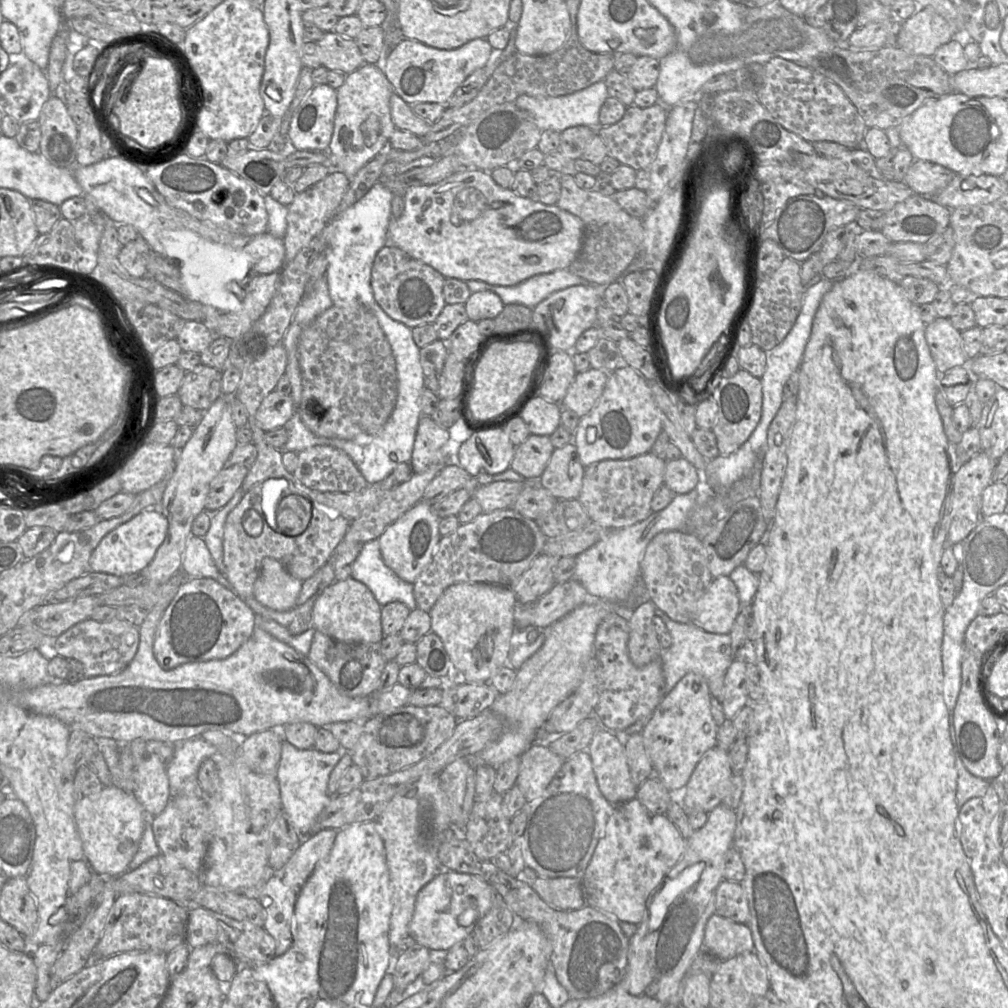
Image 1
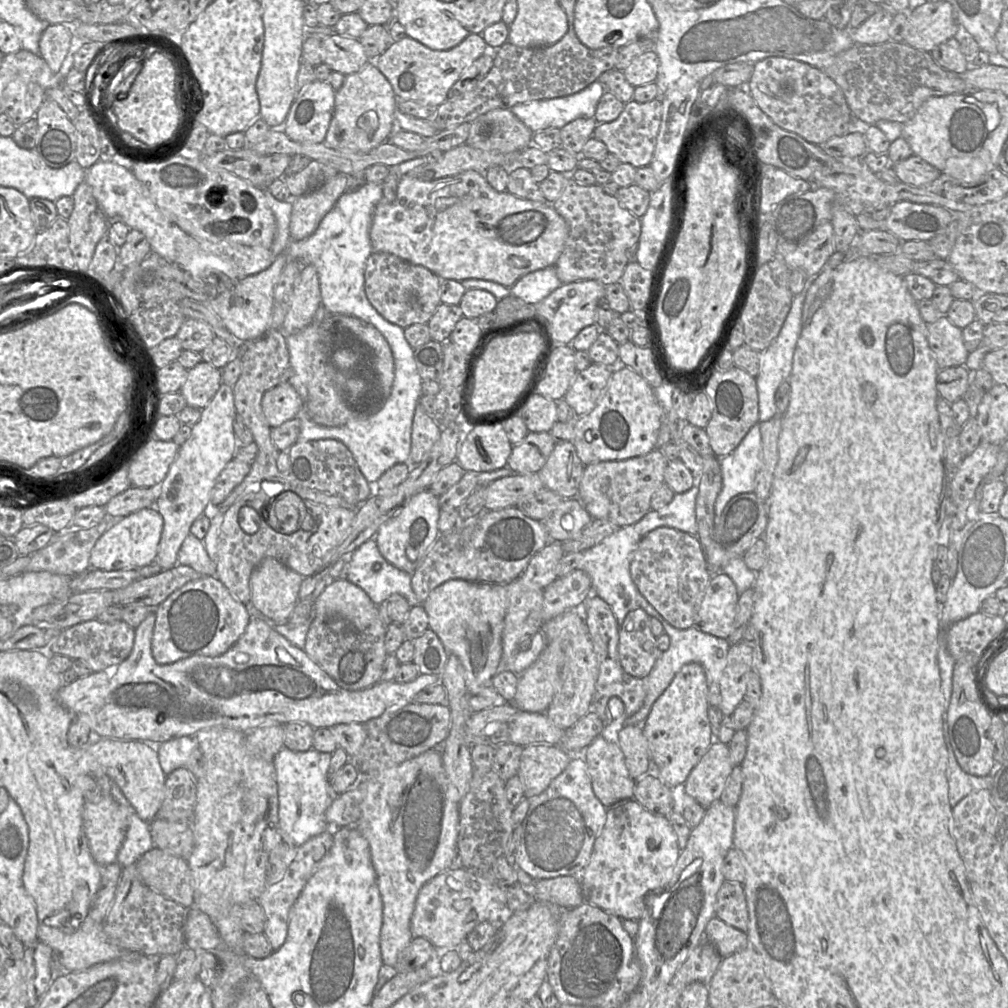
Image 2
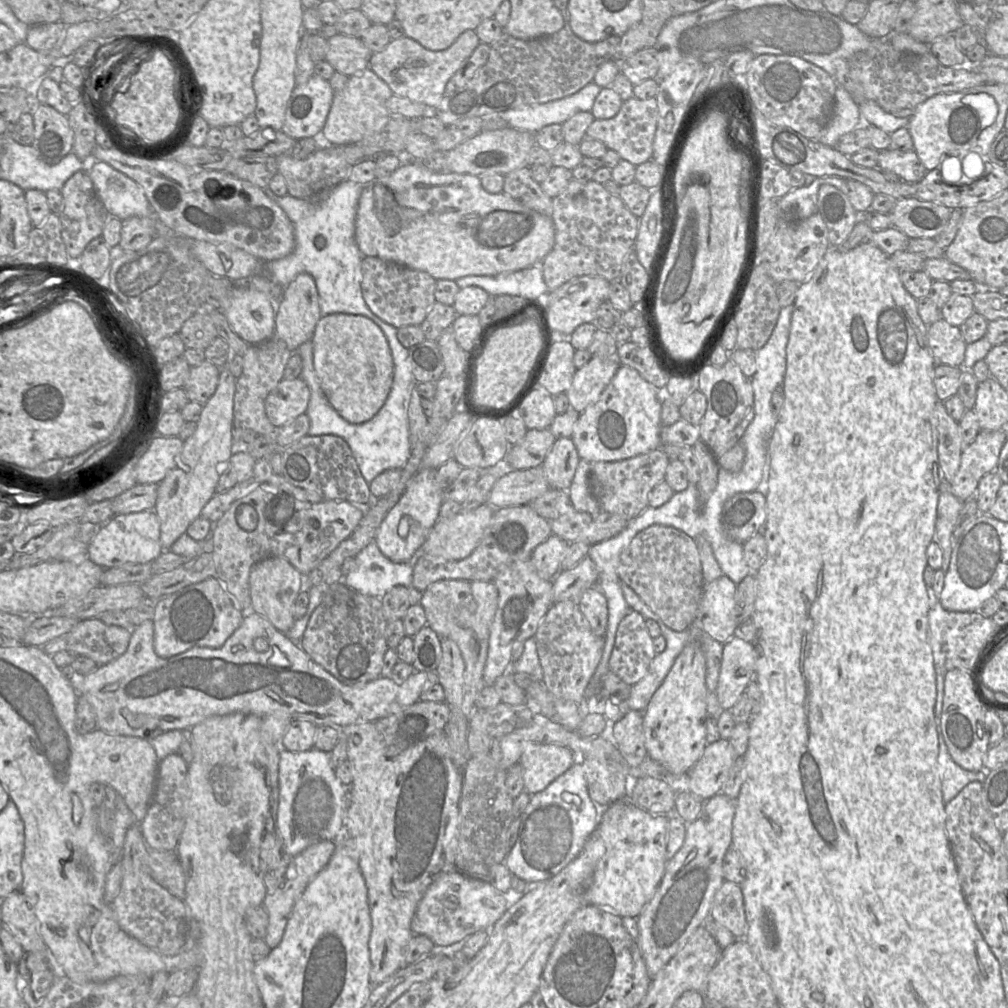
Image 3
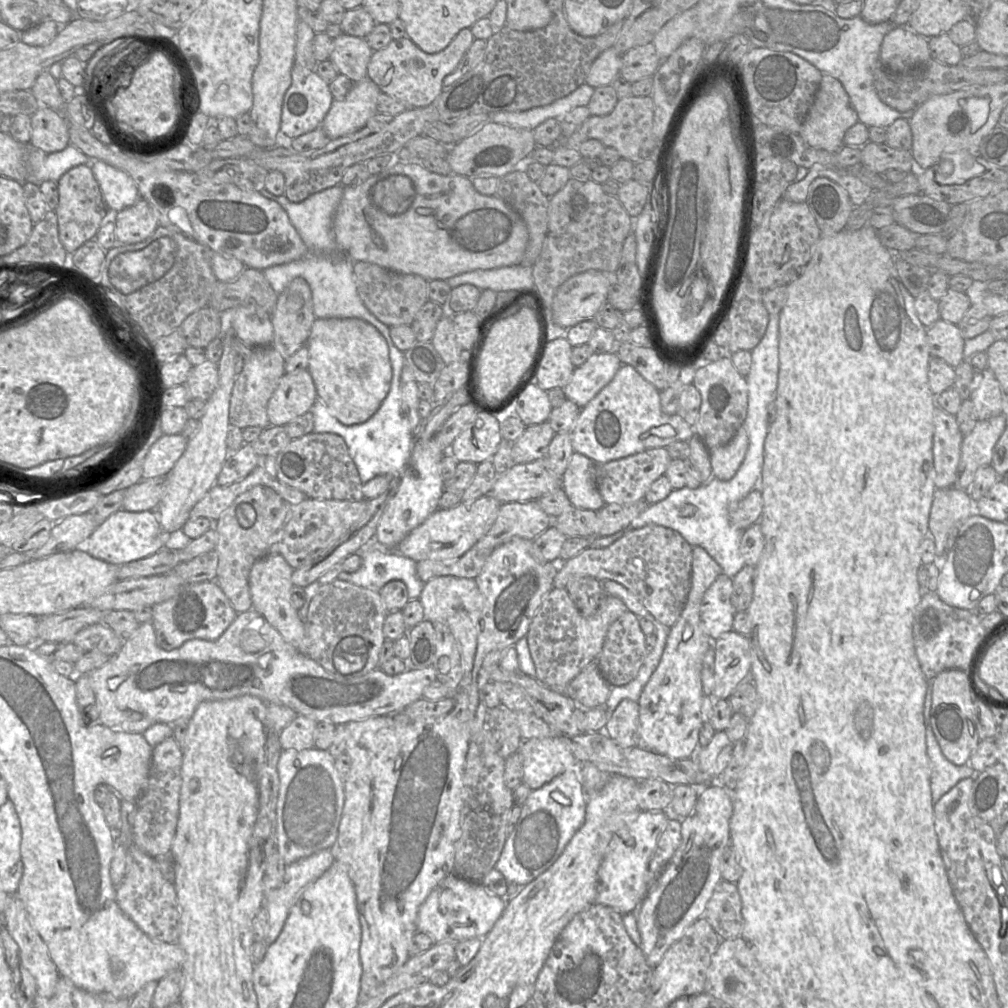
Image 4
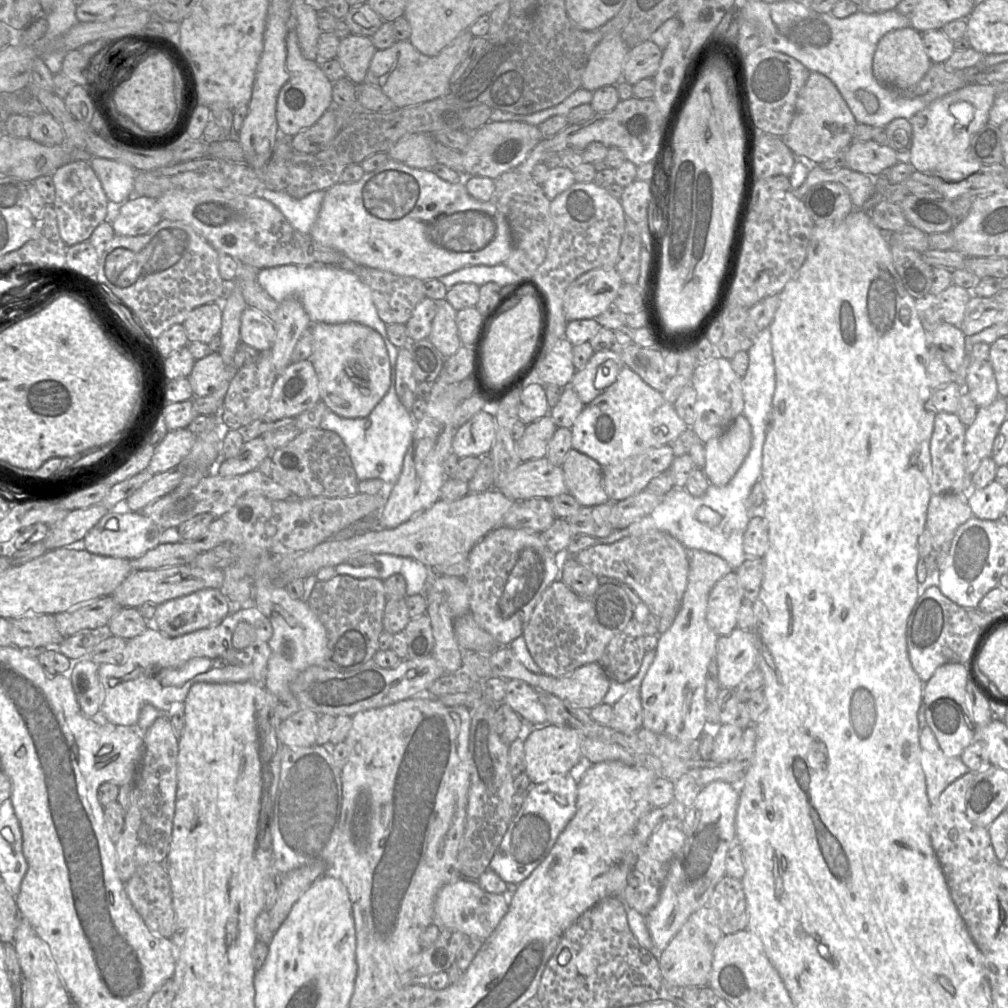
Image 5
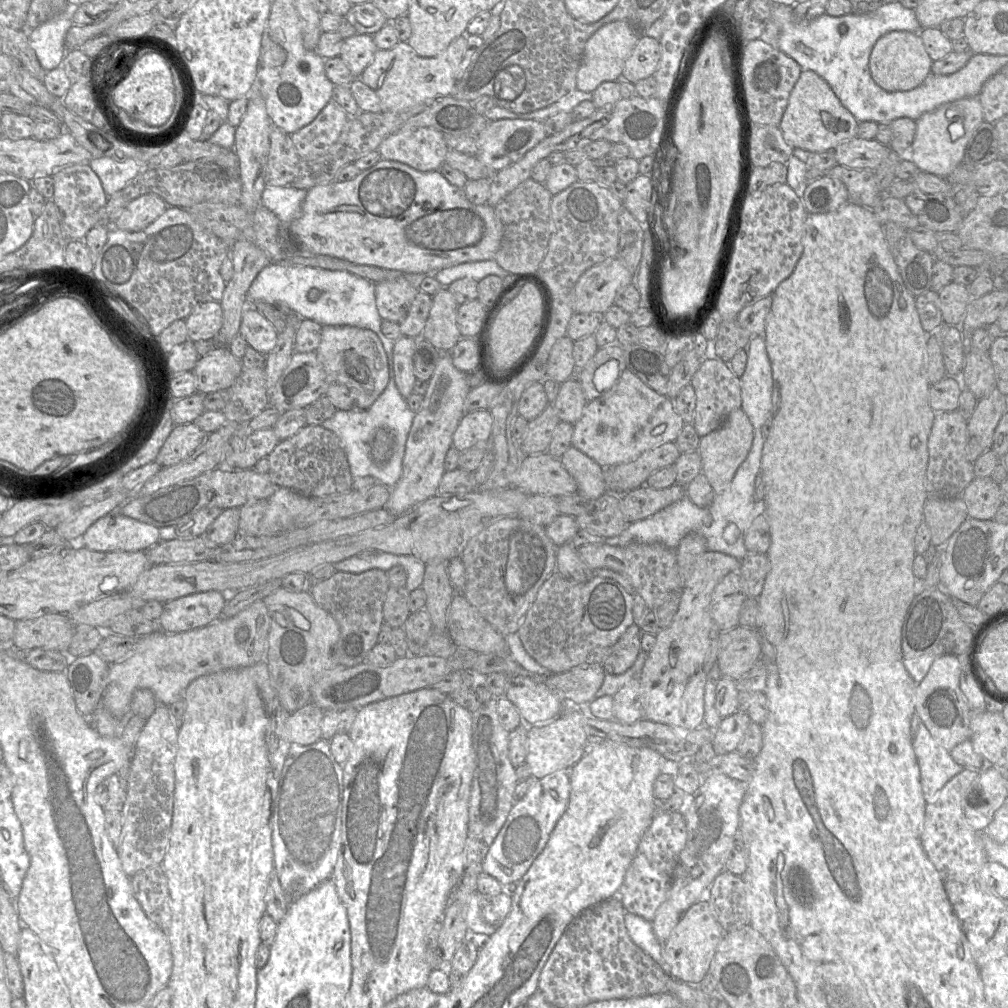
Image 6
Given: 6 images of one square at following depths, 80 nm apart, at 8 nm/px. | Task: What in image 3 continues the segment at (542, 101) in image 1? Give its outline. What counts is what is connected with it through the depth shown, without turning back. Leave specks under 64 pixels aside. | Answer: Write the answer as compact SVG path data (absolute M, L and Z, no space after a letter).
M592 81L570 96L543 104L520 106L498 114L509 127L534 134L550 124L562 125L578 112L591 112L601 89Z

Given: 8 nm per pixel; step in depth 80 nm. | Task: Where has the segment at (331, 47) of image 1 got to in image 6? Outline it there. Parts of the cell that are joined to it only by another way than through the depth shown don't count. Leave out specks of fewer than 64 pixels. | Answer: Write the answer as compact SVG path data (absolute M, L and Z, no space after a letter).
M357 33L345 39L340 57L344 60L354 76L359 78L373 60L377 50L378 47L372 35Z

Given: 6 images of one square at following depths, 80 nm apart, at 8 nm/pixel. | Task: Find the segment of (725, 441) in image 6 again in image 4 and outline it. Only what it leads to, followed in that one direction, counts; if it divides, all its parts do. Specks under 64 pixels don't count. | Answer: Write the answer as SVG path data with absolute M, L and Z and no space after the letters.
M742 425L728 444L709 449L713 478L721 481L732 479L740 468L748 448L748 435Z

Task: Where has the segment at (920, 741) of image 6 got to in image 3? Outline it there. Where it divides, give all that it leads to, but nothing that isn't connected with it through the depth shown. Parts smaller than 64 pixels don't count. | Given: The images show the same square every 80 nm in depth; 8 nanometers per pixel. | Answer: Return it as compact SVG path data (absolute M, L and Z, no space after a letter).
M938 725L938 774L941 780L943 801L950 802L967 784L977 781L983 783L987 771L969 771L957 765L951 758L943 739L940 725Z

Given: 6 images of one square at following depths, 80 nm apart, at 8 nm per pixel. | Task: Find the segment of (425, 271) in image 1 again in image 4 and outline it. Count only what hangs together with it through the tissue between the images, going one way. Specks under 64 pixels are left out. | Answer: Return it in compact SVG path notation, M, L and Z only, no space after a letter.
M354 262L354 277L367 309L389 327L411 325L429 299L429 281L415 274L401 274L369 262Z

